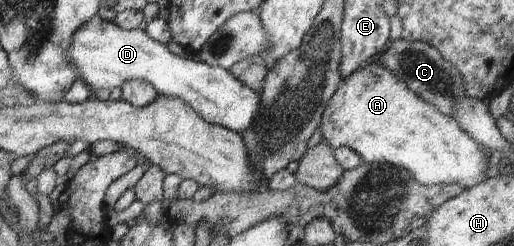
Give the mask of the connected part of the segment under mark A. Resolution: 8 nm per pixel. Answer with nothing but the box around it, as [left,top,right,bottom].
[320,63,496,189]

